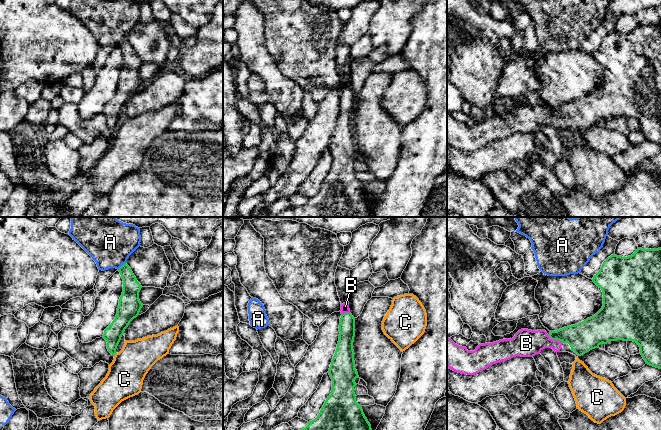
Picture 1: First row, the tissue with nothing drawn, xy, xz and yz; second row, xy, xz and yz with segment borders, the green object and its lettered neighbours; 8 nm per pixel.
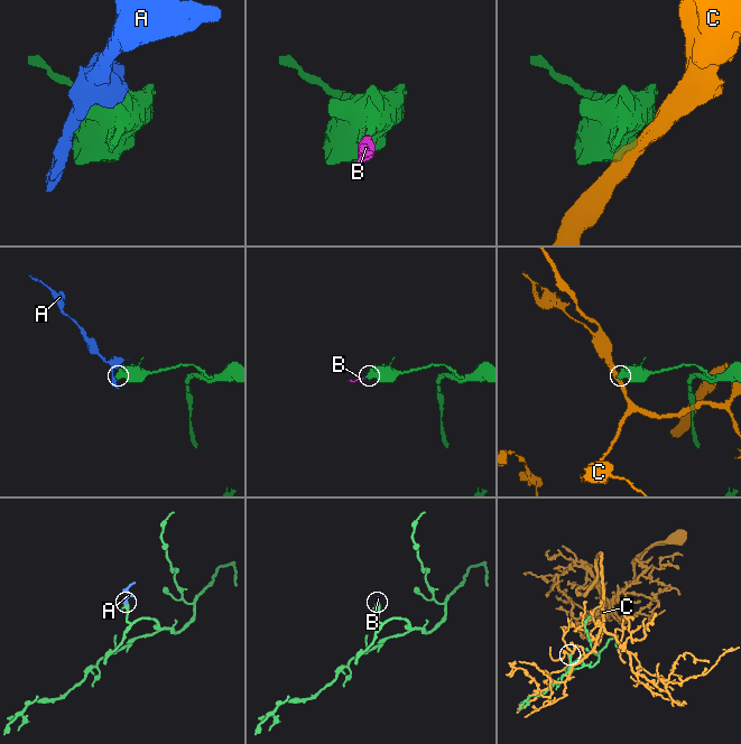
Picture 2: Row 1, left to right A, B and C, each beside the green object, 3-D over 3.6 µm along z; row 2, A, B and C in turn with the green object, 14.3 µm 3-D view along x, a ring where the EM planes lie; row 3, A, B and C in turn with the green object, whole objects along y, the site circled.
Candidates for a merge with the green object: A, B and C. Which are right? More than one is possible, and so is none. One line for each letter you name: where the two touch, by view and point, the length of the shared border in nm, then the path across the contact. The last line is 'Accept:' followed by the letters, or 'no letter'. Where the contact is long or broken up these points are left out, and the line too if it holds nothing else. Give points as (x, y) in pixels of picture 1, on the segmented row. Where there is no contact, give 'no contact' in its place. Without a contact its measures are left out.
B: meets green in yz at (556, 339); contact 140 nm long; runs through yz (586, 335), (562, 335), (556, 339), (526, 343)
Accept: B

